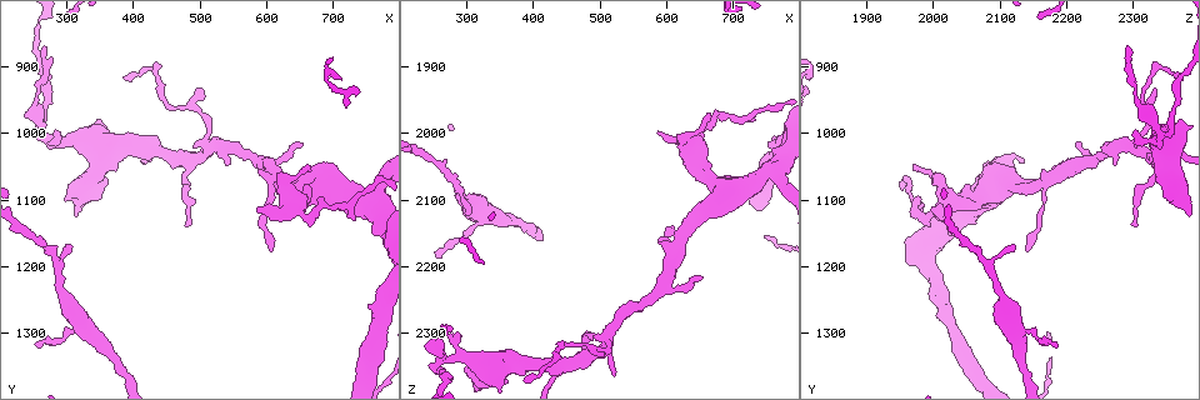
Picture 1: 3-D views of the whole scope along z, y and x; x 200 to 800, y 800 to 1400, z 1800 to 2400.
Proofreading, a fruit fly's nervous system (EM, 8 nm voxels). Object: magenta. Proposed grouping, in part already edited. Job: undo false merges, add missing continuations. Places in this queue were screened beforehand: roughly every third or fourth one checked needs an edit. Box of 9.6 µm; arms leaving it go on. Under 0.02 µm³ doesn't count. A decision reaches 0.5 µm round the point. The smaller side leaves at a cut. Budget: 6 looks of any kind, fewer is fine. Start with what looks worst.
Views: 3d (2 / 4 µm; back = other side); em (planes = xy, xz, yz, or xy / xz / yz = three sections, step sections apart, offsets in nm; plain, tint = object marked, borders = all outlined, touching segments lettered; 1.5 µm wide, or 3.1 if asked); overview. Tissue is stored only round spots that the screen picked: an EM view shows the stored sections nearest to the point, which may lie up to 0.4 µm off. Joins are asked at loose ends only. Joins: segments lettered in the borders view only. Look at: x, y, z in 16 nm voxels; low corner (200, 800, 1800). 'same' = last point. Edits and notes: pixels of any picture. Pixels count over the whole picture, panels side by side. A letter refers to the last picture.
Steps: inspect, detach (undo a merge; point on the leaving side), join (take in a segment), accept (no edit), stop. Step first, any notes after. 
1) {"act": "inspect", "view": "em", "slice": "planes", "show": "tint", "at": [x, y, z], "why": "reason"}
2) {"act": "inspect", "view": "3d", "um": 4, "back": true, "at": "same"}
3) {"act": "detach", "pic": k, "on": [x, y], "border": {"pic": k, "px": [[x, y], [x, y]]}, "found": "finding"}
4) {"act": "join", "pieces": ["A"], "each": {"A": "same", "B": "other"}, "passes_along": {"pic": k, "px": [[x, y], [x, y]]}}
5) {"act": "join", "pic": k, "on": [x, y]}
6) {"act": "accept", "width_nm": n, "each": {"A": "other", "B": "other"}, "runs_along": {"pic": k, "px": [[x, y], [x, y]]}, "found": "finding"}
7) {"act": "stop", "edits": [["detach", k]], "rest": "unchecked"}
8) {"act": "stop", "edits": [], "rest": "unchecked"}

{"act": "inspect", "view": "3d", "um": 2, "at": [655, 1015, 2215], "why": "thin end"}

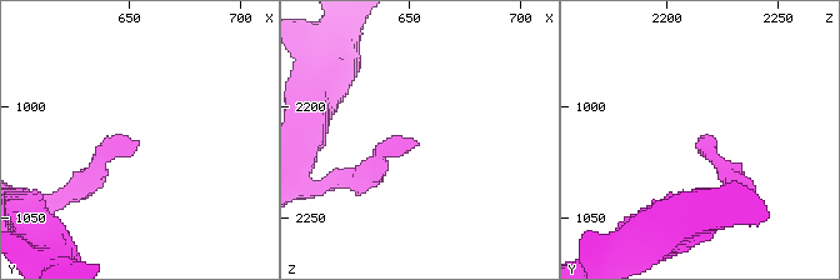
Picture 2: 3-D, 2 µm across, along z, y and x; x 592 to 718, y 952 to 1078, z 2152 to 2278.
{"act": "inspect", "view": "em", "slice": "planes", "show": "plain", "at": [651, 1013, 2215]}

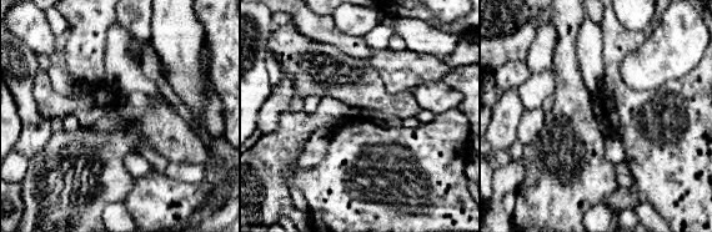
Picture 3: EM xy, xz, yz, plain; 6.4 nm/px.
{"act": "inspect", "view": "em", "slice": "planes", "show": "borders", "at": "same"}

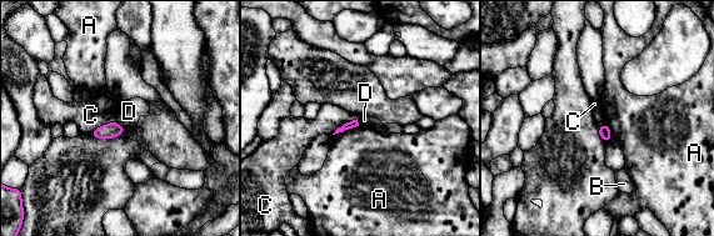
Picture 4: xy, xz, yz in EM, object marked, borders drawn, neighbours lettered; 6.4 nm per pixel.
{"act": "accept", "each": {"A": "other", "B": "other", "C": "other", "D": "other"}, "border": {"pic": 4, "px": [[116, 120], [125, 127]]}, "found": "no lettered segment goes on from it"}

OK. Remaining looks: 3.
{"act": "inspect", "view": "em", "slice": "xz", "step": 4, "show": "tint", "at": [510, 1020, 2310], "why": "sharp bend"}

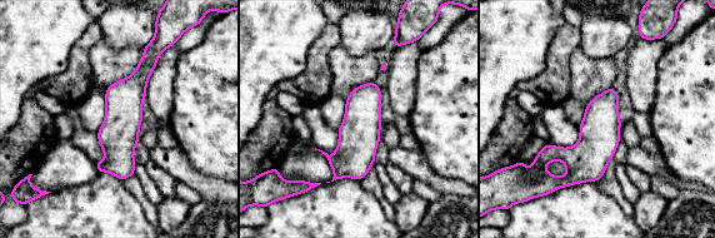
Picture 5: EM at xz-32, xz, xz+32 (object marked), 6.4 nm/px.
{"act": "inspect", "view": "em", "slice": "xz", "step": 4, "show": "borders", "at": "same", "why": "what lies round it"}

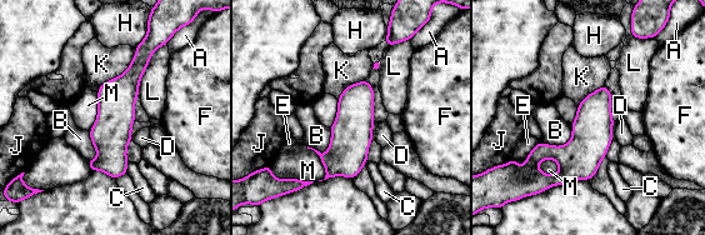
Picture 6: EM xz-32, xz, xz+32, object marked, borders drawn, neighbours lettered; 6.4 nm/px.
{"act": "accept", "each": {"A": "other", "B": "other", "C": "other", "D": "other", "E": "other", "F": "other", "H": "other", "J": "other", "K": "other", "L": "other", "M": "other"}, "runs_along": {"pic": 6, "px": [[139, 50], [116, 96], [114, 174]]}, "found": "continuous, no second neuron"}

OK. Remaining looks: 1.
{"act": "stop", "edits": [], "rest": "unchecked"}

